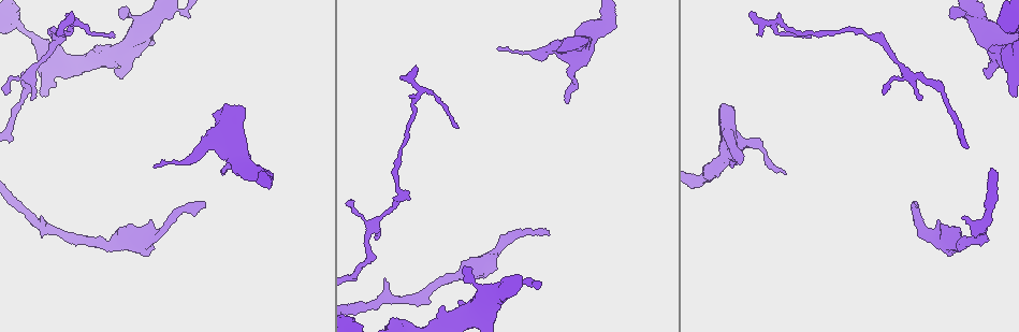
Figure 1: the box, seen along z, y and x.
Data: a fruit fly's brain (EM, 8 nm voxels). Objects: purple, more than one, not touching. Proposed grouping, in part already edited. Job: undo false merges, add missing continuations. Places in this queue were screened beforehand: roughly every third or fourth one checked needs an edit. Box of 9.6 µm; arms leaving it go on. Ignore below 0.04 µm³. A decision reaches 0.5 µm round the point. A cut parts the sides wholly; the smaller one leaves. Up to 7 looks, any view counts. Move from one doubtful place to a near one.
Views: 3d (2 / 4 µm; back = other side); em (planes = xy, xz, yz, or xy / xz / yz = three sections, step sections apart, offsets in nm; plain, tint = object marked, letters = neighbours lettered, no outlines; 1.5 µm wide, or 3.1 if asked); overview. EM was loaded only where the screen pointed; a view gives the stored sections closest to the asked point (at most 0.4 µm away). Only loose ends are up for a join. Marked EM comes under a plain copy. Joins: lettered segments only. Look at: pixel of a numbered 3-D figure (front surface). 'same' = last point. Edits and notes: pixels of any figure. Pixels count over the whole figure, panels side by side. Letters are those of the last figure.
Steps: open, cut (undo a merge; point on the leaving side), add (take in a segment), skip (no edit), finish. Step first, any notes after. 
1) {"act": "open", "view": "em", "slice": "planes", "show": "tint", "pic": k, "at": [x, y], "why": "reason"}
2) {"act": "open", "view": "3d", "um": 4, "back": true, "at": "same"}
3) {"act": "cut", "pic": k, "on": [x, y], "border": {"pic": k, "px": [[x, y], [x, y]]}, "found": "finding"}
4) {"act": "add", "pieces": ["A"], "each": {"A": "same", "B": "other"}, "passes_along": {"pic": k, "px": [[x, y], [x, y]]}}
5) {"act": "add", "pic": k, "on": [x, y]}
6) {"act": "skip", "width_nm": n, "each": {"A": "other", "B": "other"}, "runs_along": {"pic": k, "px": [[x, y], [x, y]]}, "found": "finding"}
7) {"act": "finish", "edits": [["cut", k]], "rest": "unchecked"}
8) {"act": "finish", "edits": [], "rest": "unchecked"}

{"act": "open", "view": "em", "slice": "xy", "step": 8, "show": "tint", "pic": 1, "at": [984, 70], "why": "free end"}

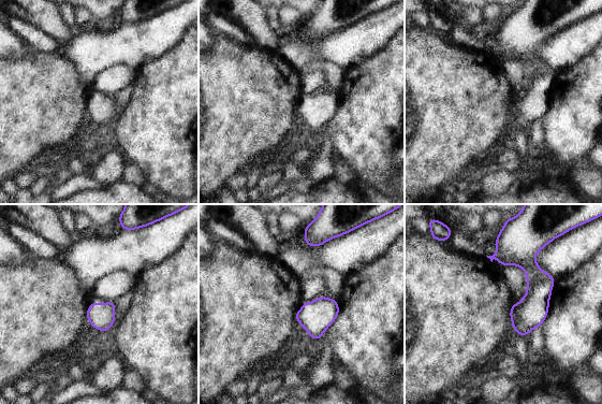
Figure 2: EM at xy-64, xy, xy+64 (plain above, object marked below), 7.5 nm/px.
{"act": "open", "view": "em", "slice": "yz", "step": 8, "show": "tint", "at": "same", "why": "cut it another way"}

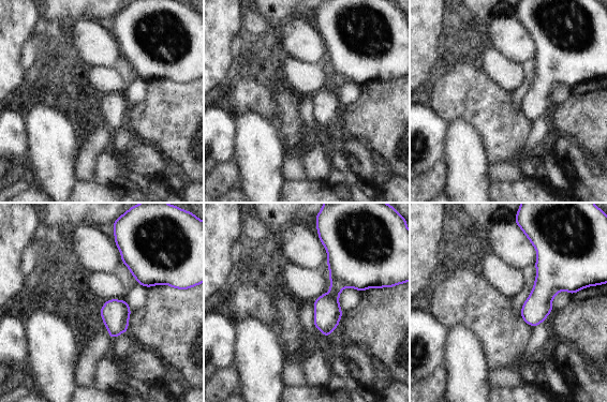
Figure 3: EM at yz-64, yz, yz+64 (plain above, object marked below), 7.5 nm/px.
{"act": "open", "view": "em", "slice": "yz", "step": 8, "show": "letters", "at": "same", "why": "see the neighbours"}

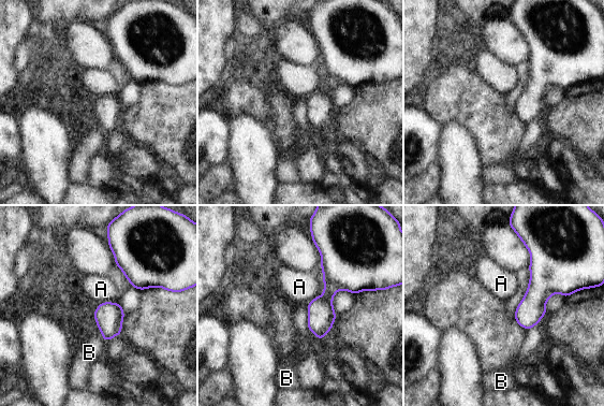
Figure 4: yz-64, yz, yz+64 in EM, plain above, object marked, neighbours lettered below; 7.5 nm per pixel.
{"act": "skip", "each": {"A": "other", "B": "other"}, "border": {"pic": 4, "px": [[324, 281], [324, 291], [309, 302]]}, "found": "no lettered segment goes on from it"}

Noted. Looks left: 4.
{"act": "open", "view": "3d", "um": 4, "pic": 1, "at": [112, 35], "why": "branch stops here"}

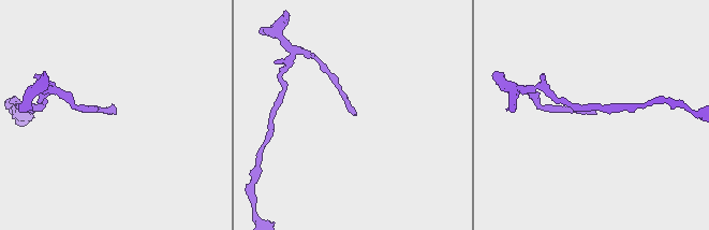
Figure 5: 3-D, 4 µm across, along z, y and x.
{"act": "open", "view": "em", "slice": "planes", "show": "letters", "pic": 5, "at": [354, 113], "why": "now the EM"}

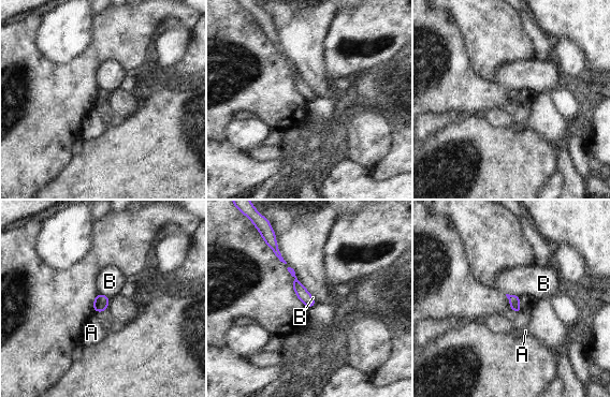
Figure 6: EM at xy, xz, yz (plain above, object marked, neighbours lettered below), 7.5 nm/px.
{"act": "skip", "longest_contact_nm": ["B", 110], "each": {"A": "other", "B": "other"}, "border": {"pic": 6, "px": [[506, 293], [520, 296]]}, "found": "none of them fits"}

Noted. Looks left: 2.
{"act": "open", "view": "em", "slice": "xz", "step": 4, "show": "tint", "pic": 1, "at": [221, 173], "why": "free end"}

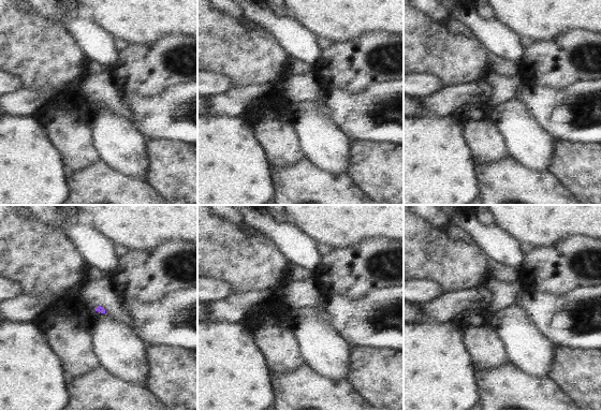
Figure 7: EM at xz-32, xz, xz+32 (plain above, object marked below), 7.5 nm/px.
{"act": "open", "view": "em", "slice": "planes", "show": "letters", "at": "same", "why": "cut it another way"}

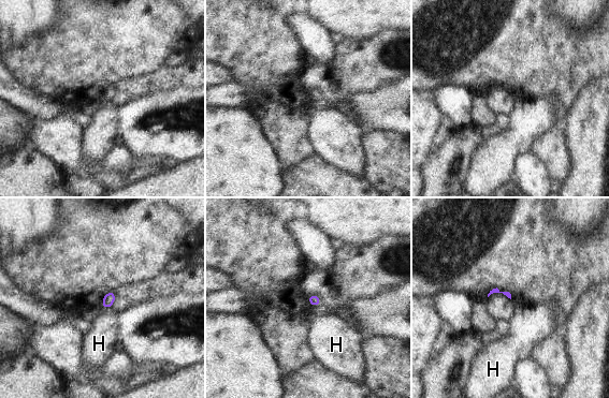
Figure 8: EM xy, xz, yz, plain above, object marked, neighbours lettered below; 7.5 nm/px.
{"act": "skip", "each": {"H": "other"}, "border": {"pic": 8, "px": [[104, 307], [109, 308]]}, "found": "no lettered segment goes on from it"}

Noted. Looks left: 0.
{"act": "finish", "edits": [], "rest": "unchecked"}

